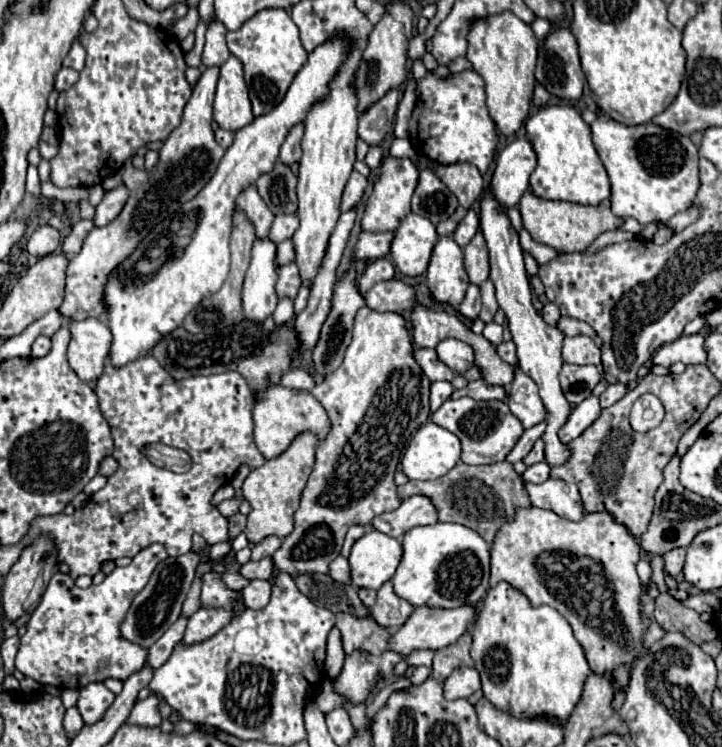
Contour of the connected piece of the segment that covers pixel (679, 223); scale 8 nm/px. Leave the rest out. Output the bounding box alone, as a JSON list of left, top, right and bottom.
[667,207,699,233]

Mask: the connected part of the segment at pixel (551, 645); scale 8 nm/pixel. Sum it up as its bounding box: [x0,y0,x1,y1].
[471,583,591,727]

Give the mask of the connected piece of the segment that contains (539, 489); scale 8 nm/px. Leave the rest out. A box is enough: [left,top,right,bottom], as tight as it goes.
[525,479,583,521]

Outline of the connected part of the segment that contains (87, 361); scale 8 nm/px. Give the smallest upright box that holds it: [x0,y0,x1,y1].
[69,319,113,383]

